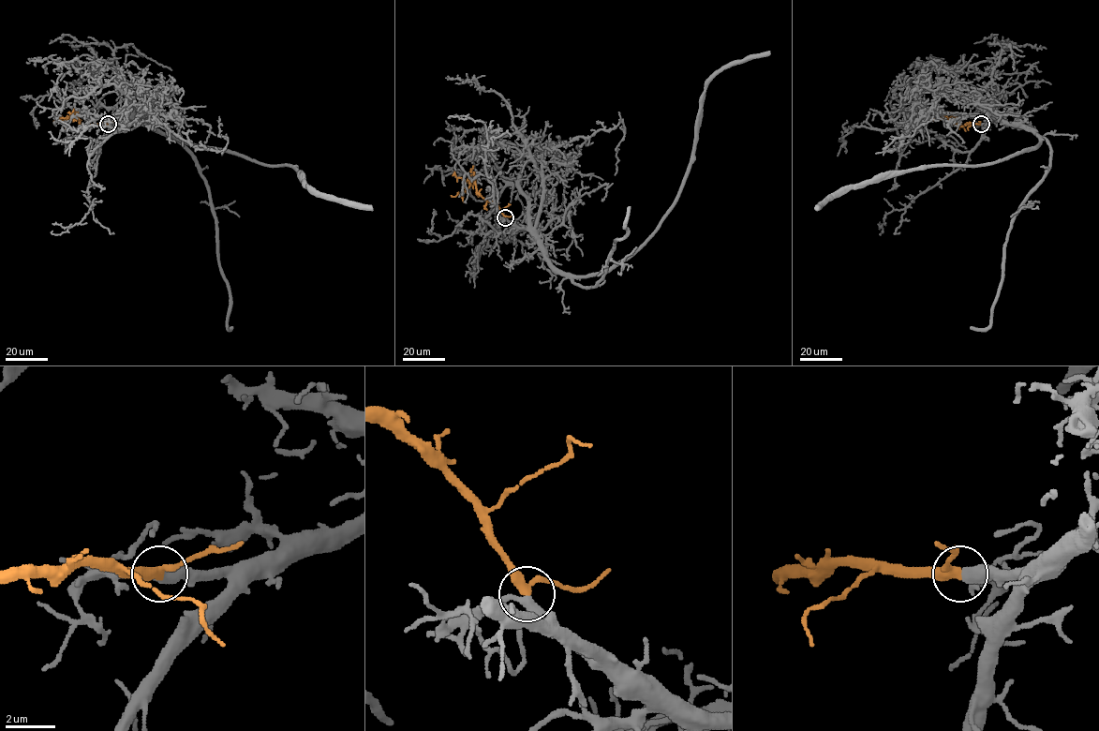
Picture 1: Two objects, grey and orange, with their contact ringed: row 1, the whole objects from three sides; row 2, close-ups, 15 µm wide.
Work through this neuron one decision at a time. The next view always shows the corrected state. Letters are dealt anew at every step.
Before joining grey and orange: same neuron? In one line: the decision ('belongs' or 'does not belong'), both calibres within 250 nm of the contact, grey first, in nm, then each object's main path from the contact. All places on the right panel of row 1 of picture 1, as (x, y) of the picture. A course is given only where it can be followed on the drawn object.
belongs | 280/320 nm | grey via (980, 124), (993, 118), (1014, 123), (1039, 142), (992, 162), (879, 176), (848, 186), (816, 210) | orange via (980, 124), (958, 126), (944, 119), (952, 118), (935, 118)

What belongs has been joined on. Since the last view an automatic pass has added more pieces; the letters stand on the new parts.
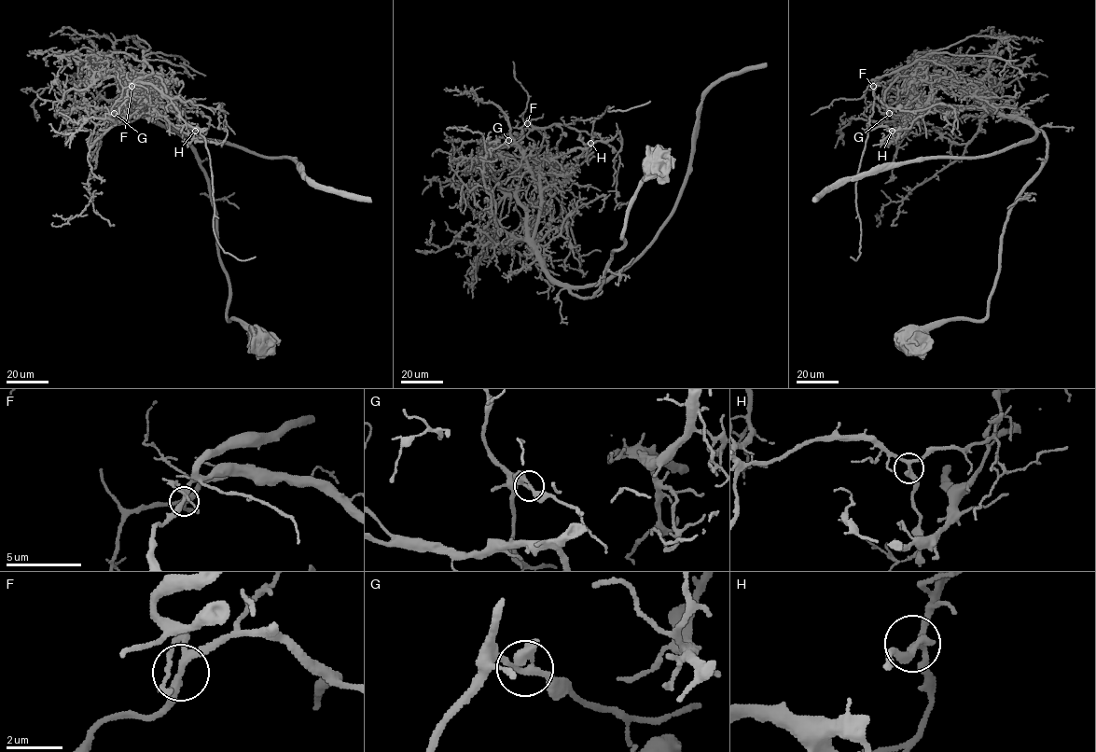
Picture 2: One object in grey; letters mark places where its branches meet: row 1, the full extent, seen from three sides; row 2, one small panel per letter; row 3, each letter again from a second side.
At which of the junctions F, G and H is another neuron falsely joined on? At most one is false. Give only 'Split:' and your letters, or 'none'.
Split: G

